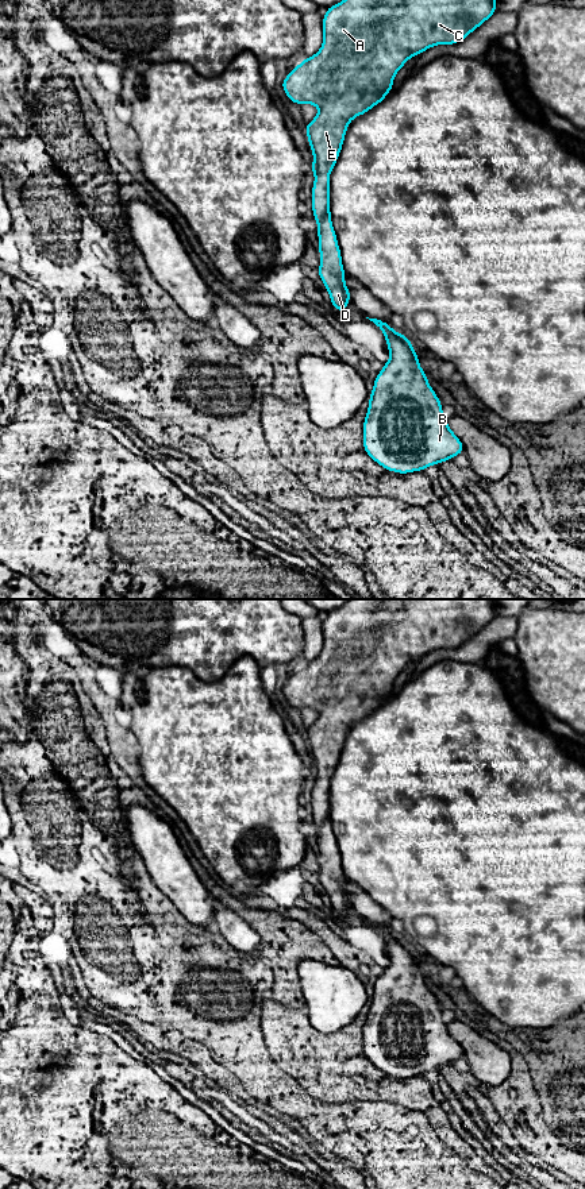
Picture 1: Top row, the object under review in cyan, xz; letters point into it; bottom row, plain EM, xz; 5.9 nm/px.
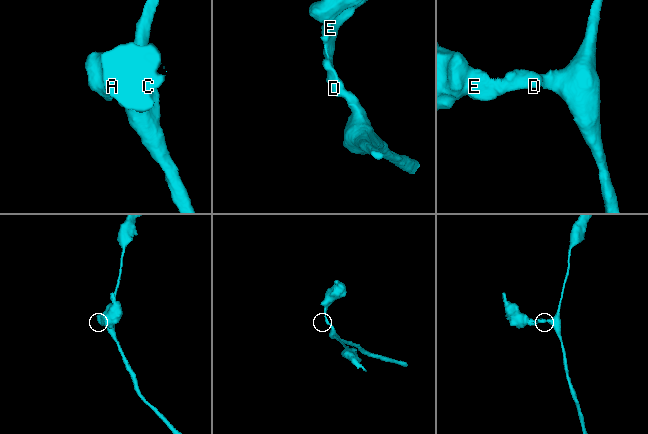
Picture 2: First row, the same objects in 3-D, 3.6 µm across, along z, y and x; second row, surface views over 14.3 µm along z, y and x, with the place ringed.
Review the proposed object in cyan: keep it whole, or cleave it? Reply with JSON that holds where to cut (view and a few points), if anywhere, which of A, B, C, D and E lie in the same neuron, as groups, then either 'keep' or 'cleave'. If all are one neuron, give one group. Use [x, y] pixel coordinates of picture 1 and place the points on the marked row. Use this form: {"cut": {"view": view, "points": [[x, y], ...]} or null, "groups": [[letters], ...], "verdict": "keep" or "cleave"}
{"cut": null, "groups": [["A", "B", "C", "D", "E"]], "verdict": "keep"}

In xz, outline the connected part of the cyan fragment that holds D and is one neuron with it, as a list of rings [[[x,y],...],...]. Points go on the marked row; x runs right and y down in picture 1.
[[[343,0],[327,8],[323,15],[323,45],[320,50],[301,61],[282,81],[281,86],[295,104],[313,104],[319,113],[305,126],[307,138],[313,154],[311,170],[315,174],[312,185],[312,211],[317,223],[320,266],[317,270],[335,312],[350,304],[350,289],[345,285],[347,277],[342,266],[342,255],[336,233],[331,223],[330,178],[340,154],[346,130],[350,121],[380,104],[393,88],[393,78],[405,62],[436,45],[455,45],[478,28],[496,12],[496,0]]]

